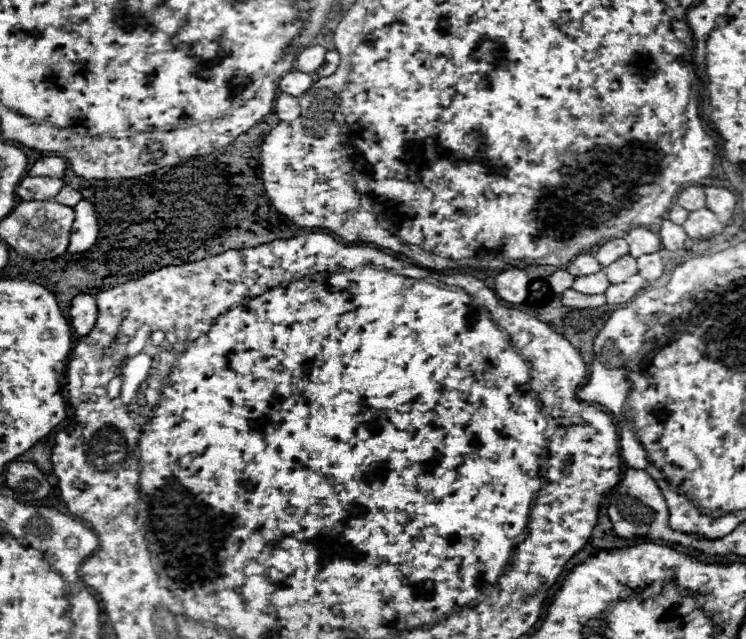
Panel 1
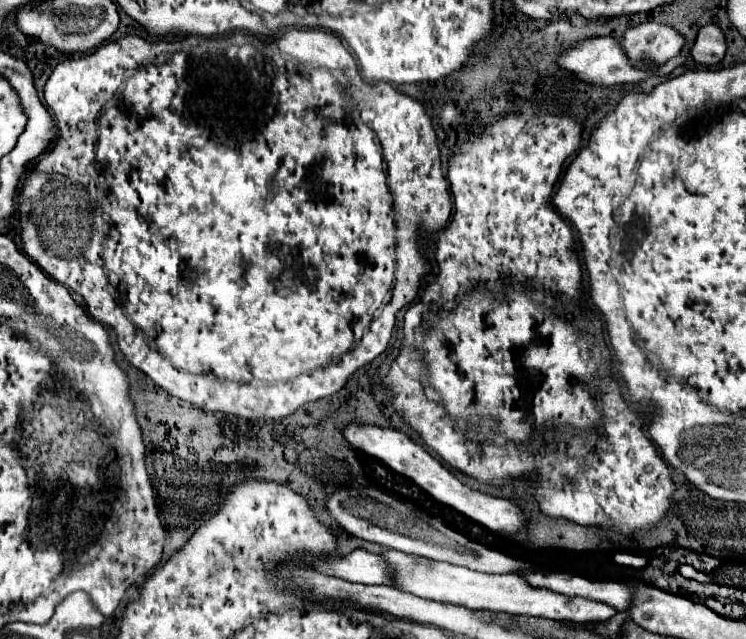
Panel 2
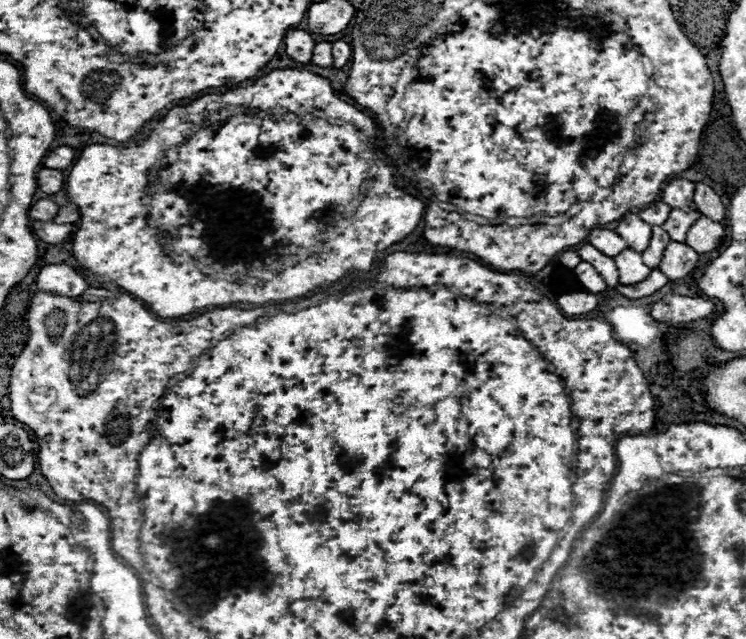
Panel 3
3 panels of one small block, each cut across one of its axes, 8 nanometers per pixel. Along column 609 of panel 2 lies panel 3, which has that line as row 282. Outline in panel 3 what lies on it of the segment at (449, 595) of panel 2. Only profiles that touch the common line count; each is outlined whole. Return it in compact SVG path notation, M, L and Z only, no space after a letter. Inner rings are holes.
M590 244L582 246L582 248L578 250L578 256L580 256L582 260L588 260L590 264L594 264L594 268L600 272L600 276L604 276L608 288L616 288L616 286L620 284L620 282L618 282L618 270L616 270L616 264L614 264L612 258L604 256L604 254L598 252L596 248L592 248Z

